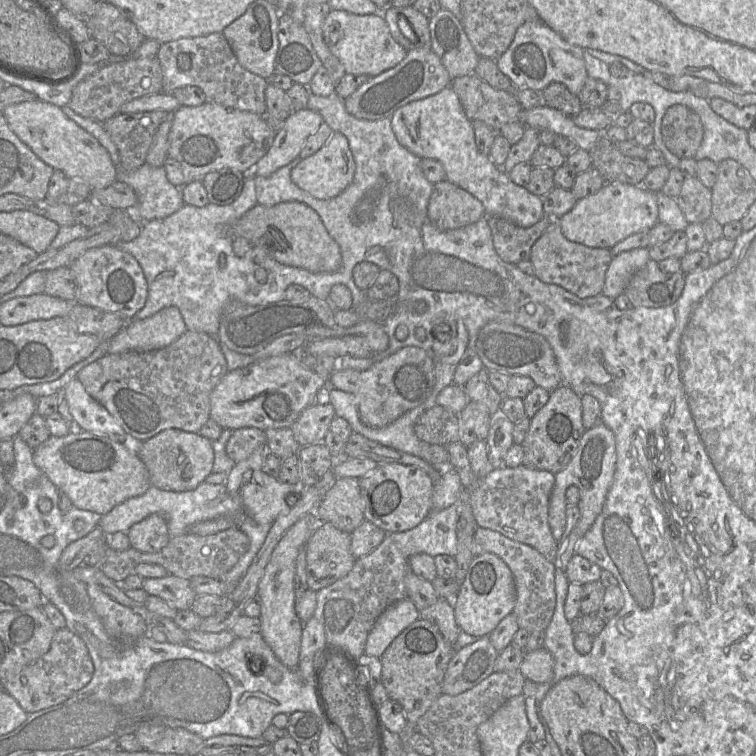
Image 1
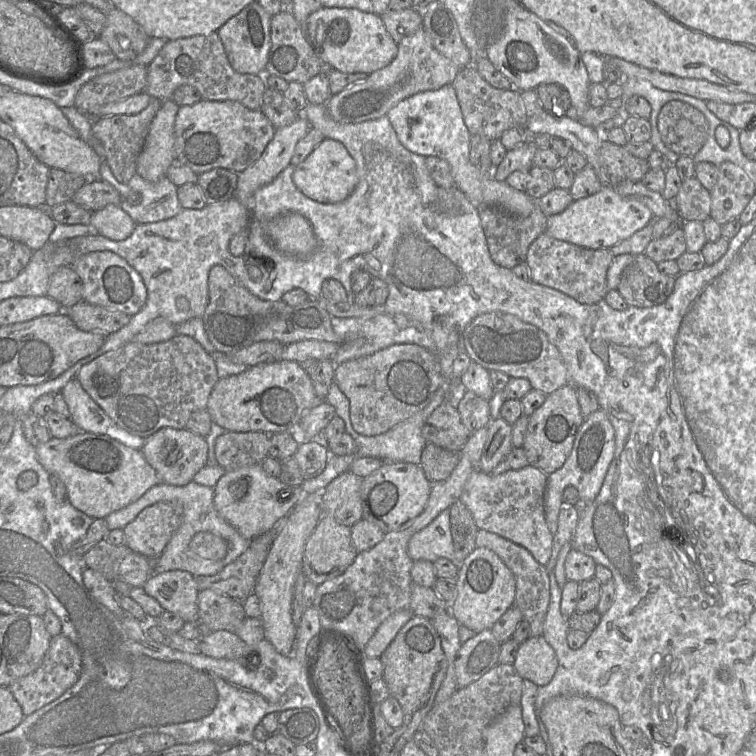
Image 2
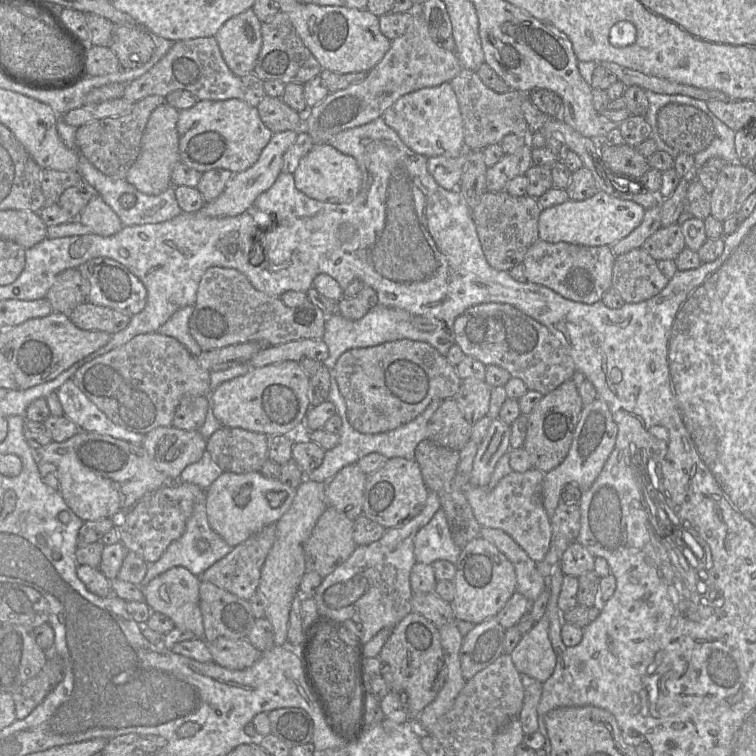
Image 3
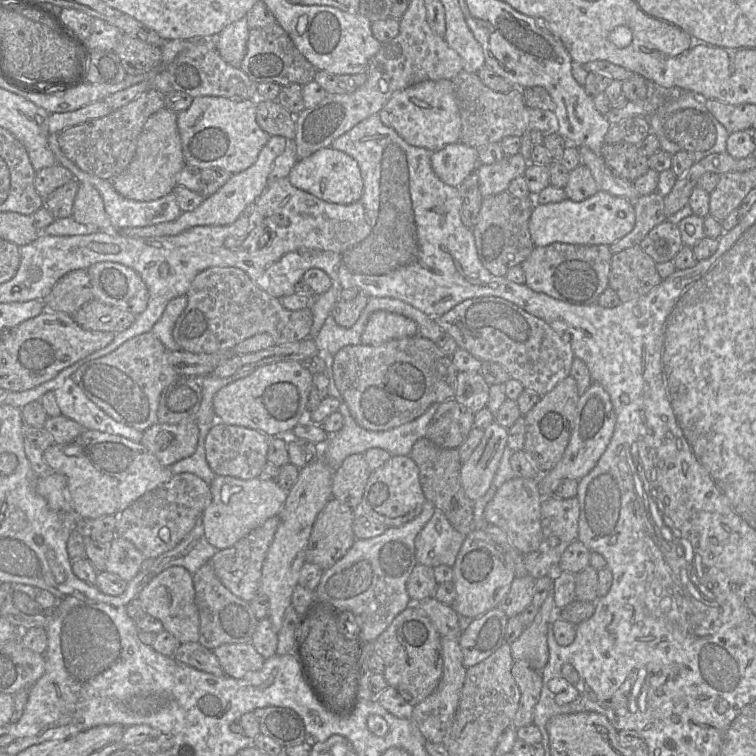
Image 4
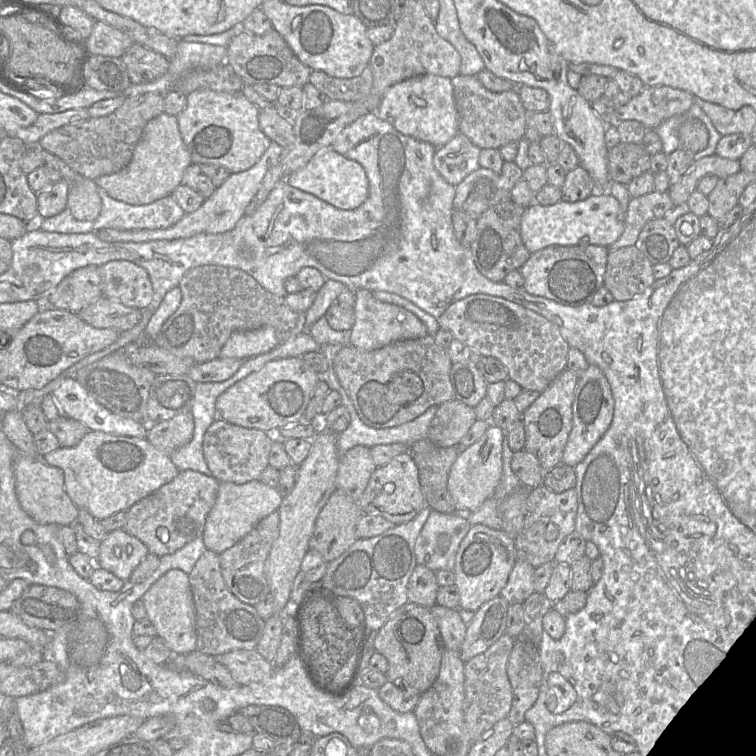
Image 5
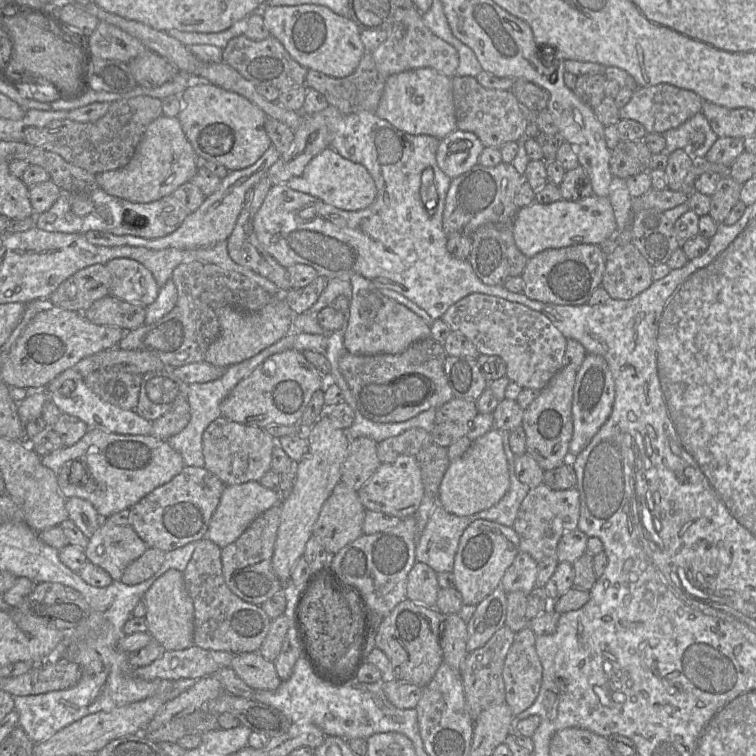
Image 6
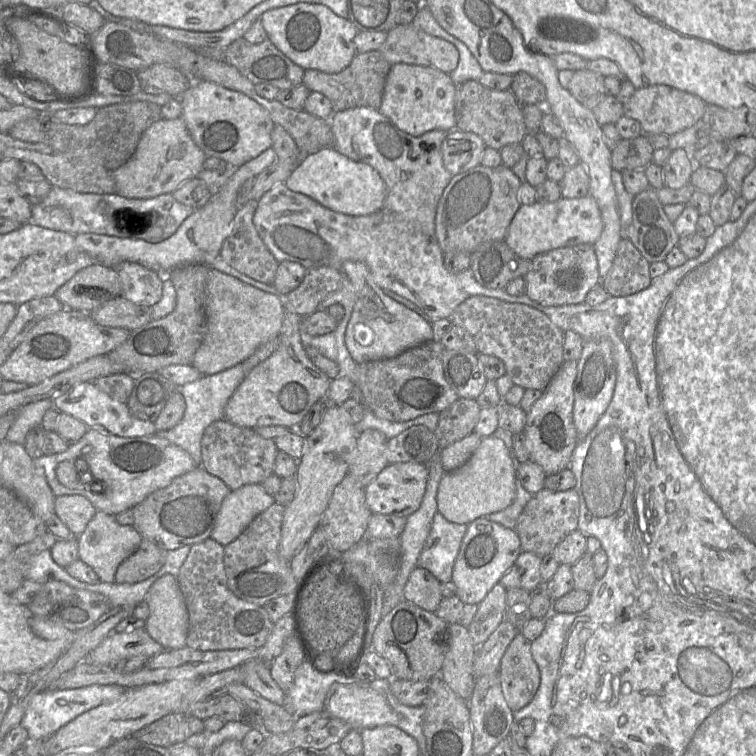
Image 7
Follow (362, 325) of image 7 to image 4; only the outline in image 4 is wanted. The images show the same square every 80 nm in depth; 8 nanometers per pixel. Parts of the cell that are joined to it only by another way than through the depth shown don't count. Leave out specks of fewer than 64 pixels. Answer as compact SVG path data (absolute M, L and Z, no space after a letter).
M380 310L369 317L362 334L361 344L378 346L391 340L417 335L418 325L415 321L399 314Z

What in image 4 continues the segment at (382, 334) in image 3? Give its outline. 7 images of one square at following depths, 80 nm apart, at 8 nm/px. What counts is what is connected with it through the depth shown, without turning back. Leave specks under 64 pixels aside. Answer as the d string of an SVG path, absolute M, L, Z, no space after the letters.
M378 306L374 307L370 313L362 312L359 320L351 328L344 328L338 325L333 316L330 315L319 333L313 338L321 354L334 356L346 346L361 344L362 334L369 317L381 309L388 308Z

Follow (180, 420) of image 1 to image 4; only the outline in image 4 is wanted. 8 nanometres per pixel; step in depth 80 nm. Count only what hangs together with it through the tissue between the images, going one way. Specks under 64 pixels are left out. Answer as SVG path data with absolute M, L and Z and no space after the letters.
M152 332L143 333L127 340L109 354L83 364L71 377L107 415L144 432L158 422L161 393L179 377L169 363L168 352Z

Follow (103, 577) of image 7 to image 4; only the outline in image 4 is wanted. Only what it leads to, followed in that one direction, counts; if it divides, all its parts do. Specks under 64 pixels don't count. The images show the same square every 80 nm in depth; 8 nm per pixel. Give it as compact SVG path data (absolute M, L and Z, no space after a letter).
M119 536L110 544L105 571L130 581L140 572L145 557L130 541Z

